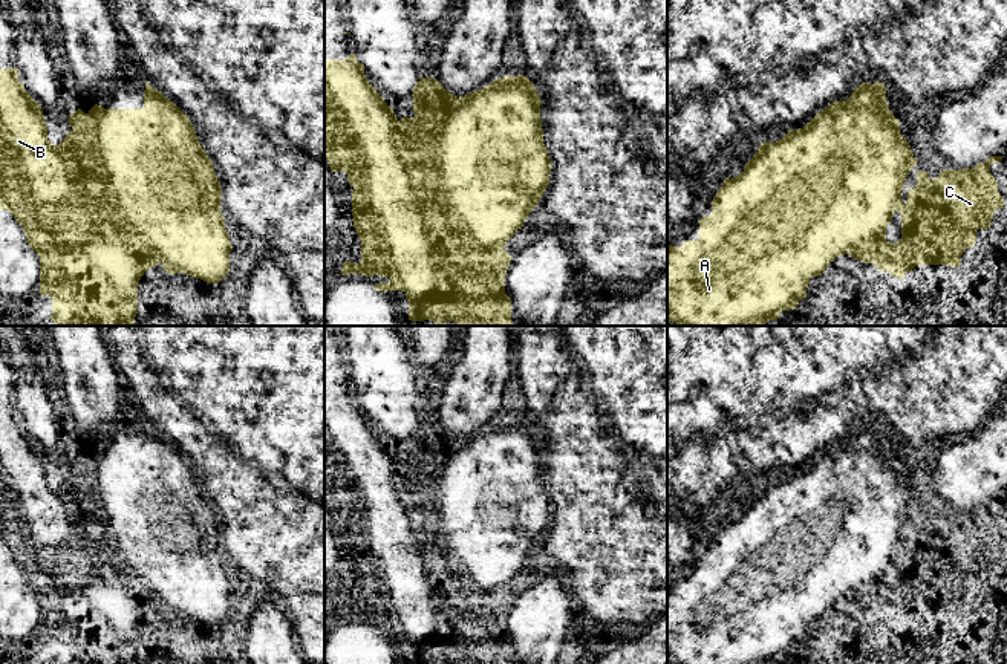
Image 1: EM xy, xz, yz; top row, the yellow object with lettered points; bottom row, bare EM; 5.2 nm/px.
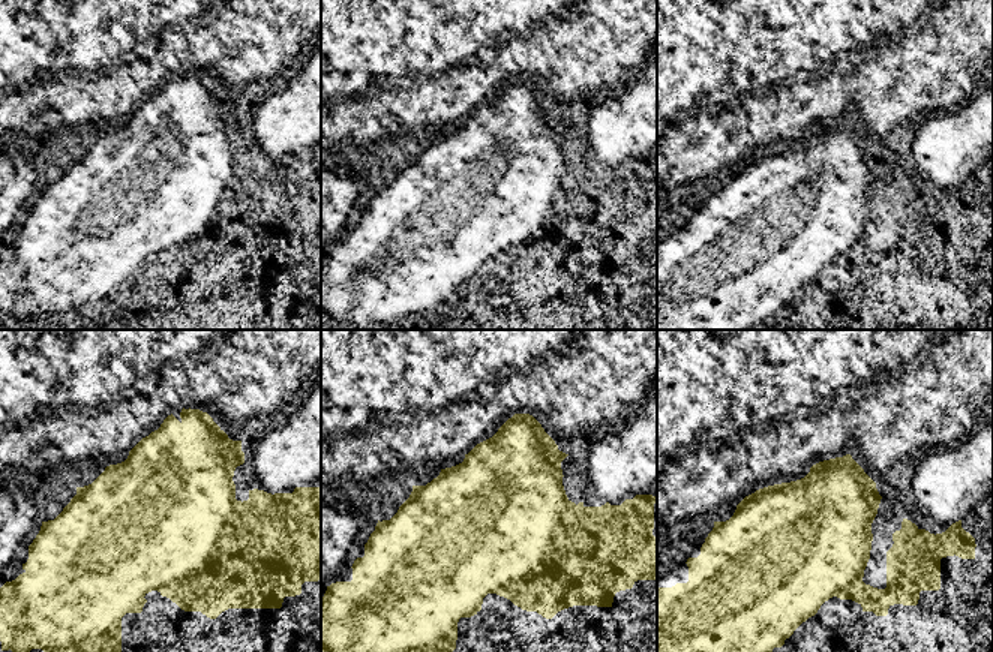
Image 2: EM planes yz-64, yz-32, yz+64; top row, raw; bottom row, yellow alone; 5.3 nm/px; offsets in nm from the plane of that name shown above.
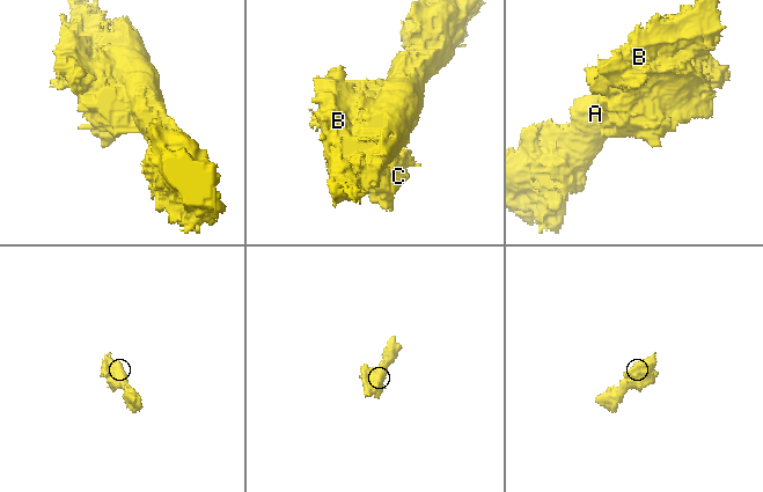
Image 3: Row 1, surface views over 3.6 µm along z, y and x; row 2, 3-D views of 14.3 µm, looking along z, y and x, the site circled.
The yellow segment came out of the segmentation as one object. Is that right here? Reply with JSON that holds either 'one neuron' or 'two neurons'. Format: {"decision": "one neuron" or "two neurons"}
{"decision": "one neuron"}

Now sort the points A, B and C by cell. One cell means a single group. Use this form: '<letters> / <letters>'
A B C

